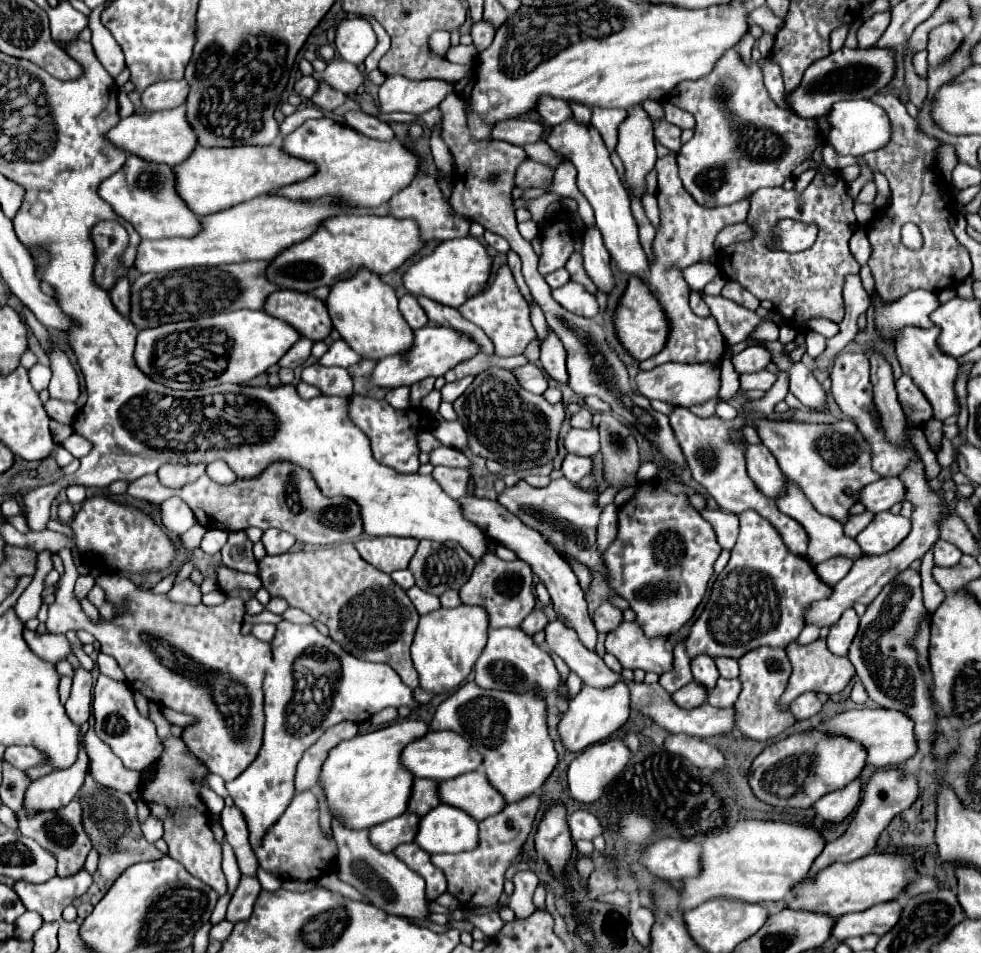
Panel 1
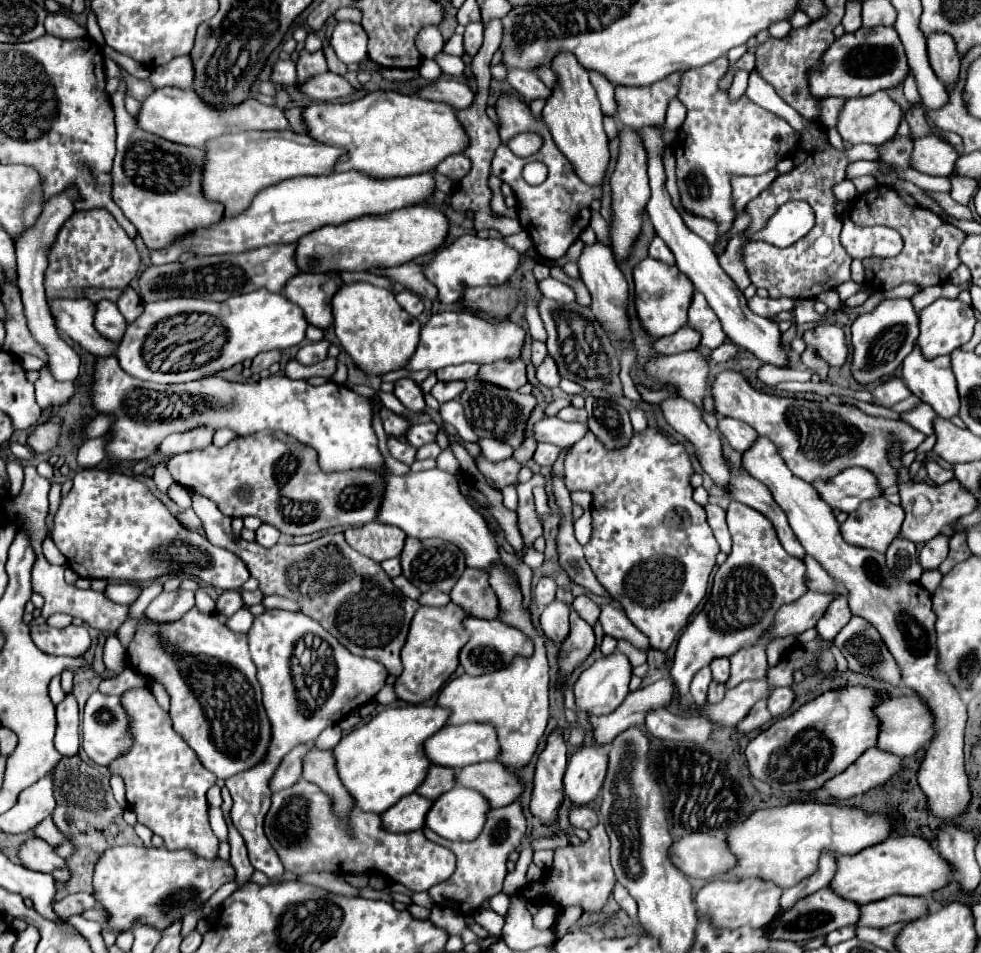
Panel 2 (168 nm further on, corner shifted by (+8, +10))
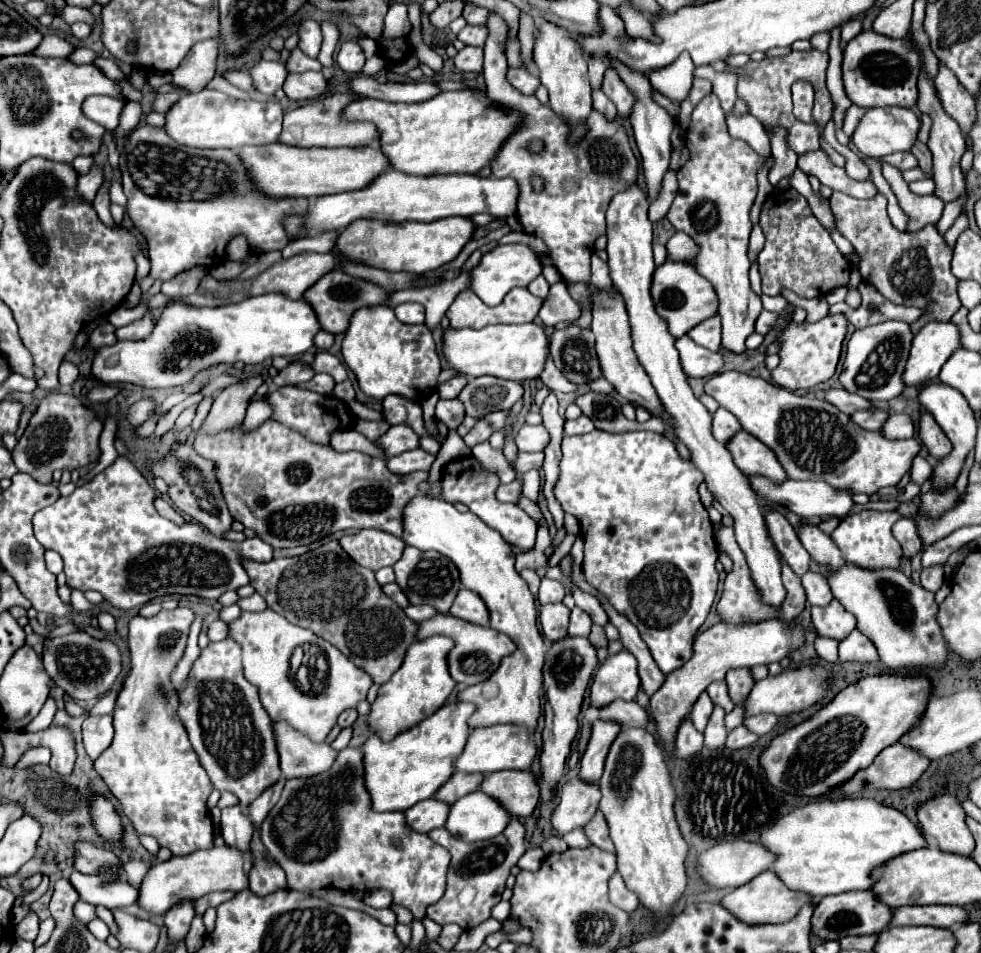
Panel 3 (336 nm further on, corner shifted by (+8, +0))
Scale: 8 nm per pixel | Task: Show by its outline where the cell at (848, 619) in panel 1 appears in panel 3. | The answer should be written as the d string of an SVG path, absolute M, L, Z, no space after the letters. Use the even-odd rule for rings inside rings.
M832 599L826 607L812 607L812 623L818 635L826 635L840 641L856 627L856 617L848 613L840 605L840 601Z

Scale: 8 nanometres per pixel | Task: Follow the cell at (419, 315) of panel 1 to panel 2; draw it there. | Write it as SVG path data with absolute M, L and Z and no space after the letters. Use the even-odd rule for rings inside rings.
M400 291L400 293L396 295L396 301L398 301L412 317L418 317L418 315L424 311L422 299L420 299L416 293L412 293L412 291Z

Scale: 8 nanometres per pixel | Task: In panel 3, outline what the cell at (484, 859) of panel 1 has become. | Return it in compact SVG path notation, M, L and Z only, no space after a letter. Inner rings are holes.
M512 819L504 833L496 835L494 839L466 843L460 837L452 835L444 827L432 829L430 839L442 847L446 847L452 855L446 875L446 893L440 901L428 907L428 917L434 919L440 925L456 923L462 929L474 929L482 921L490 917L492 907L500 901L500 895L504 891L506 879L510 875L510 869L518 863L518 859L524 855L524 827L518 823L518 819Z

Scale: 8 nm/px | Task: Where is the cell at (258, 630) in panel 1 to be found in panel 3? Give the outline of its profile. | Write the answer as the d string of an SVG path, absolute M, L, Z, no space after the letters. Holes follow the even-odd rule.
M216 619L214 623L210 623L210 627L208 627L208 639L210 641L222 641L226 637L228 637L228 625L224 621Z

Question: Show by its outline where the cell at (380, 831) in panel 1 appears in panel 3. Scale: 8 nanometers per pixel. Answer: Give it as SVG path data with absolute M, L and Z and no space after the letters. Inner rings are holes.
M426 799L406 811L406 823L420 833L428 833L436 827L444 827L450 813L450 803L438 799Z

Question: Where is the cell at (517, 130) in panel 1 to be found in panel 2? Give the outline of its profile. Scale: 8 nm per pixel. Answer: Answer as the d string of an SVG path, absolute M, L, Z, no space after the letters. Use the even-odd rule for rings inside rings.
M438 79L438 81L434 81L426 89L422 89L420 97L428 99L428 101L448 103L448 105L452 105L456 109L468 109L474 103L472 89L466 83L454 81L454 79Z

